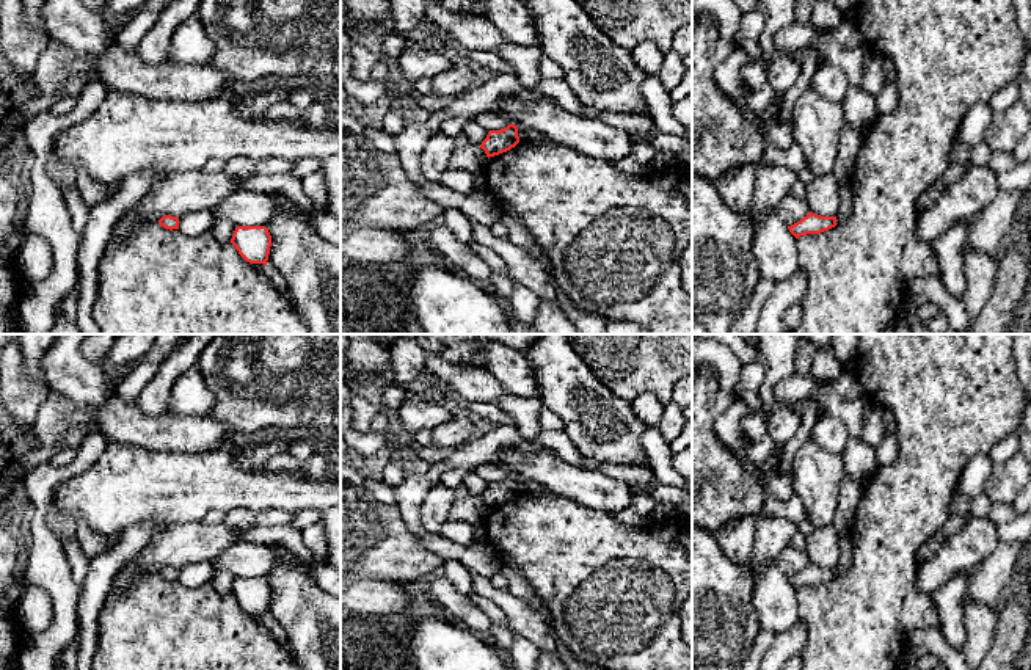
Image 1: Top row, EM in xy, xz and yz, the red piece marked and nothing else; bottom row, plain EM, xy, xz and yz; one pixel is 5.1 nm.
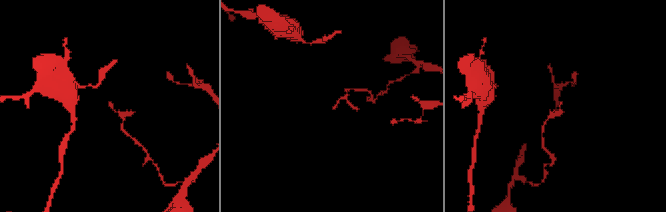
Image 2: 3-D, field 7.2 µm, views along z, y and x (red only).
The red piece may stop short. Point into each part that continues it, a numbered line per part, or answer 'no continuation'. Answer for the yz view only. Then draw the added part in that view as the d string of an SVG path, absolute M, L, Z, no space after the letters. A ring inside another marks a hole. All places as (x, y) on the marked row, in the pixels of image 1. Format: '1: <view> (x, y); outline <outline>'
no continuation

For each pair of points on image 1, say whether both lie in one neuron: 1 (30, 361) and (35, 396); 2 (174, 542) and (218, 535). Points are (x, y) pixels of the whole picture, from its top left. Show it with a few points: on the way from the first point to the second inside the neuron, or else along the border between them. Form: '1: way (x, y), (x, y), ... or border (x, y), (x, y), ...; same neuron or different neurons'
1: border (19, 350), (24, 372), (40, 382), (49, 396); different neurons
2: way (185, 542), (207, 542); same neuron

